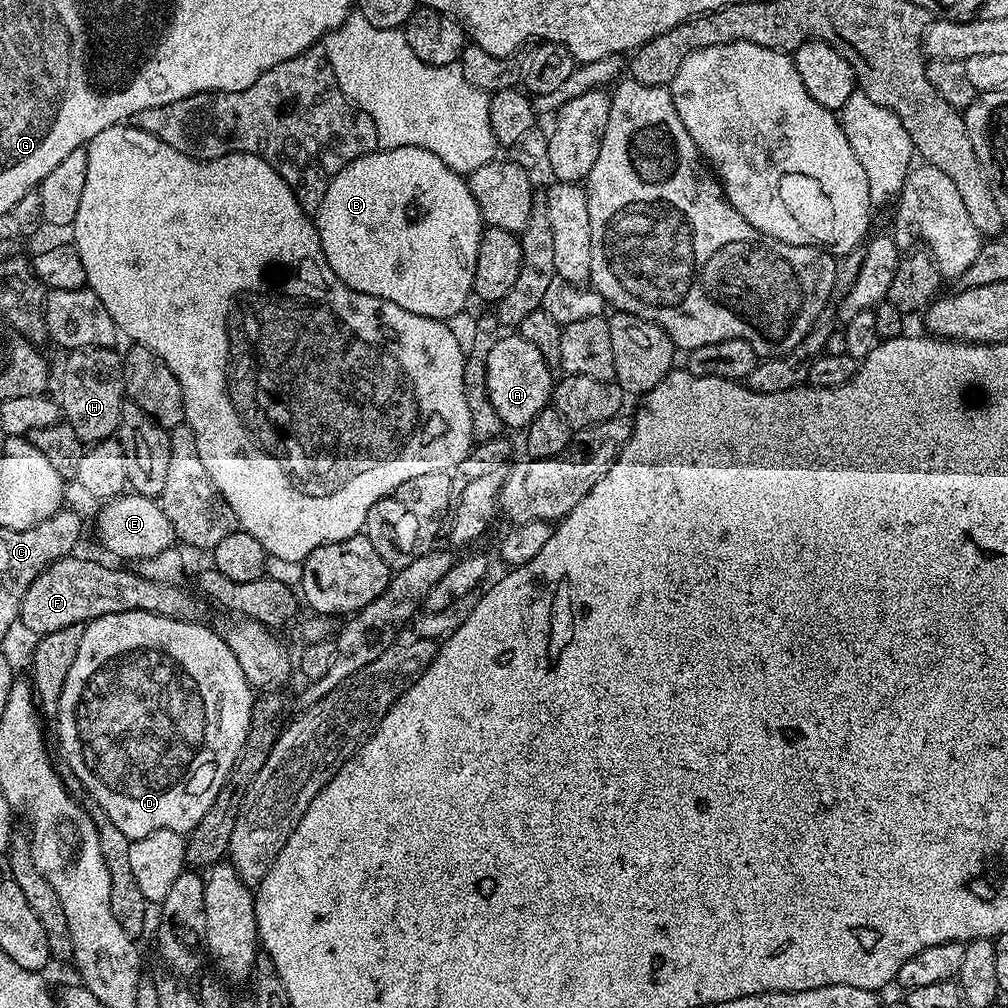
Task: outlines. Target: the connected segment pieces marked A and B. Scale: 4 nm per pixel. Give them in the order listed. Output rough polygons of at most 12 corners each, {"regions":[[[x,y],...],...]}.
{"regions":[[[501,335],[484,385],[501,425],[549,407],[553,369],[538,346]],[[418,146],[350,162],[314,213],[346,286],[447,321],[486,227]]]}

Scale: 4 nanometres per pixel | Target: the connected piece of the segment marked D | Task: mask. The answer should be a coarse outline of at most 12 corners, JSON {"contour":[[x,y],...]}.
{"contour":[[84,625],[69,770],[130,842],[187,834],[250,730],[223,635]]}

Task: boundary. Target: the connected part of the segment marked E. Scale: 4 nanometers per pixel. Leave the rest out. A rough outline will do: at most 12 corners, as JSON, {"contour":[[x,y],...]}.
{"contour":[[153,497],[103,501],[96,536],[117,561],[173,547]]}

